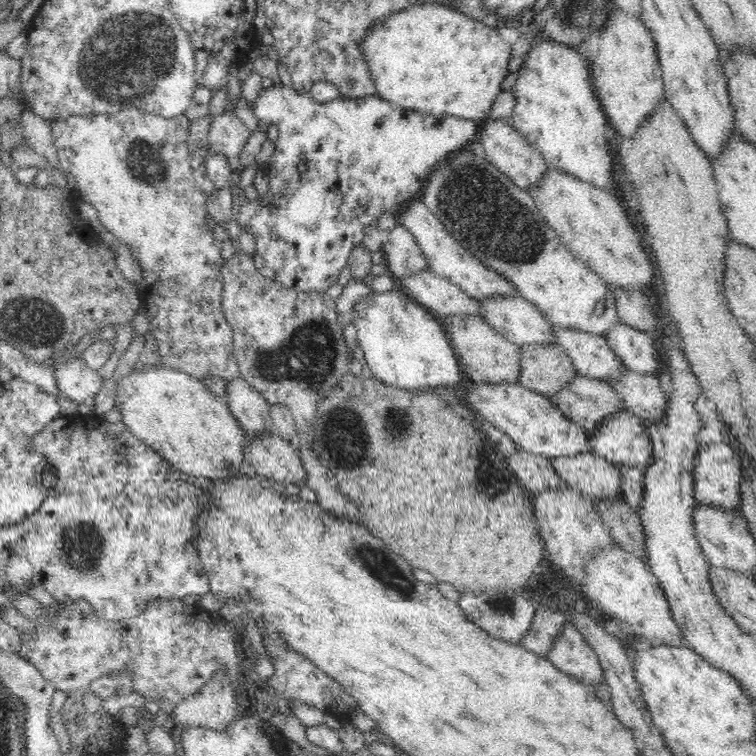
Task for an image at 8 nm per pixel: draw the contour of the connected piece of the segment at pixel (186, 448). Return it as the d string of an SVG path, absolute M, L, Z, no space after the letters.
M152 365L143 371L131 370L131 374L119 379L116 384L116 405L121 405L122 421L129 431L156 451L173 468L182 474L202 476L212 481L240 476L240 466L246 460L244 447L245 430L230 412L226 400L216 396L208 387L190 375L170 367Z

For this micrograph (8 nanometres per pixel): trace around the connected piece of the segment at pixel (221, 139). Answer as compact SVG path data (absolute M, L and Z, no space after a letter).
M232 112L211 118L207 144L214 154L227 157L239 156L250 134L250 129Z

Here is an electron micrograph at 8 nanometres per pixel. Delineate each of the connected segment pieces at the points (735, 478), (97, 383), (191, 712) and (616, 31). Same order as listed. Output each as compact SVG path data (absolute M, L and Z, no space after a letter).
M723 439L721 442L708 442L700 444L697 448L694 462L694 490L693 496L698 503L712 505L719 509L728 509L739 512L741 494L739 486L742 482L741 459L735 446Z
M80 356L70 359L66 364L55 366L54 372L59 394L78 405L87 398L94 400L104 380L97 371L91 370Z
M222 671L190 699L176 702L172 710L176 729L205 727L221 732L226 731L239 717L234 683L230 683Z
M618 6L609 10L609 21L606 20L598 34L601 47L589 67L594 94L616 133L627 143L637 133L641 122L667 99L656 43L636 14Z

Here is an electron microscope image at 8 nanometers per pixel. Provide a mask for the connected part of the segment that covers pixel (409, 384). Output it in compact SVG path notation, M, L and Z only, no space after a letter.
M401 289L381 293L372 290L369 296L363 296L352 305L350 321L356 327L361 360L385 383L418 390L440 384L456 386L466 381L441 320Z

